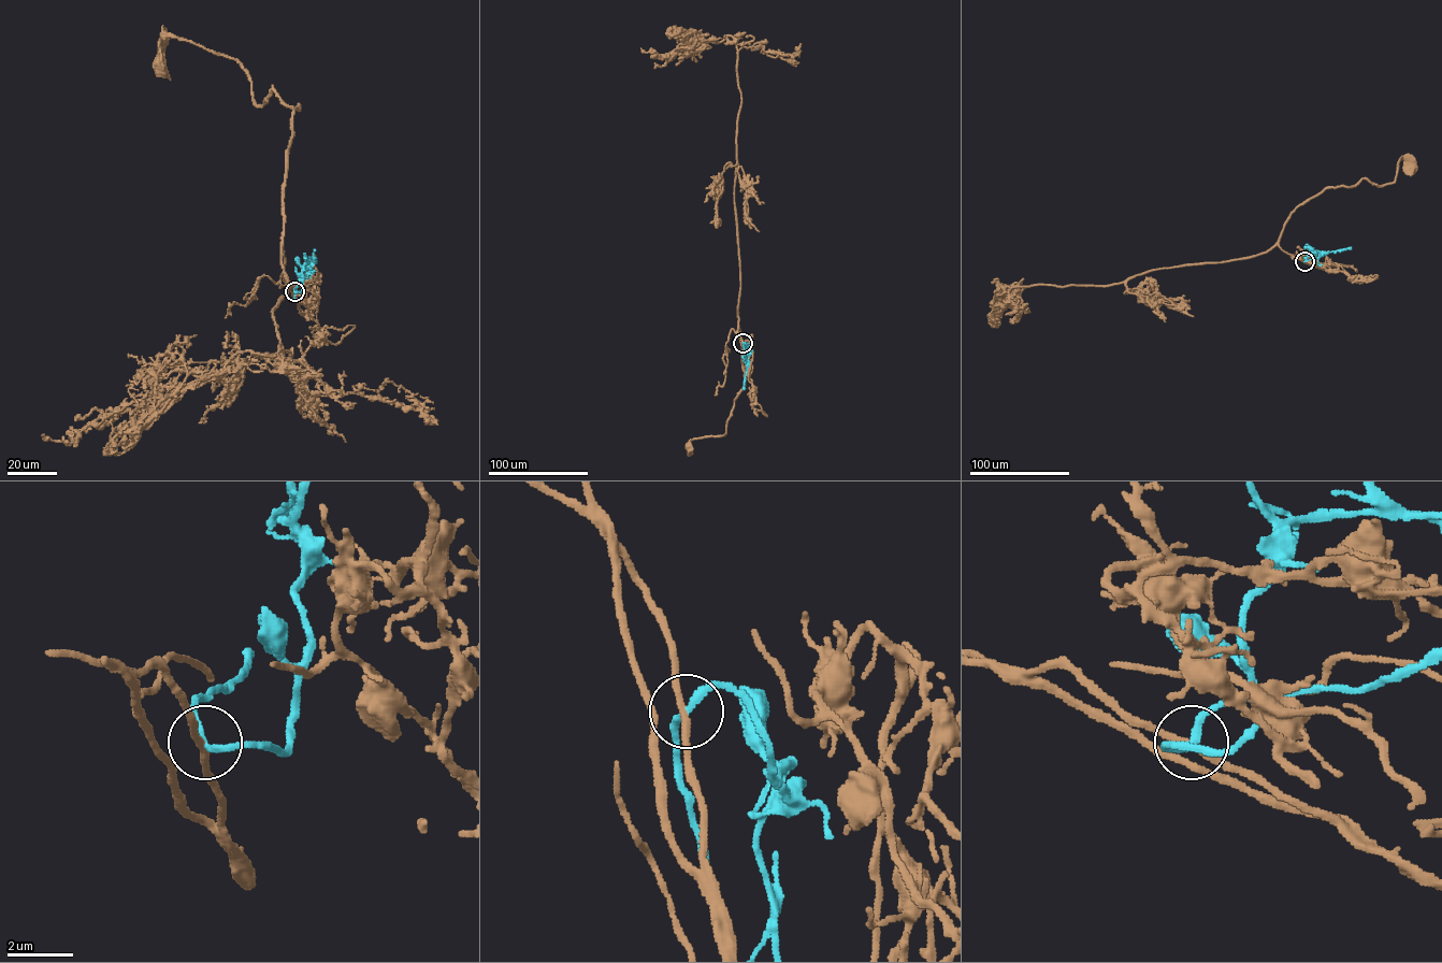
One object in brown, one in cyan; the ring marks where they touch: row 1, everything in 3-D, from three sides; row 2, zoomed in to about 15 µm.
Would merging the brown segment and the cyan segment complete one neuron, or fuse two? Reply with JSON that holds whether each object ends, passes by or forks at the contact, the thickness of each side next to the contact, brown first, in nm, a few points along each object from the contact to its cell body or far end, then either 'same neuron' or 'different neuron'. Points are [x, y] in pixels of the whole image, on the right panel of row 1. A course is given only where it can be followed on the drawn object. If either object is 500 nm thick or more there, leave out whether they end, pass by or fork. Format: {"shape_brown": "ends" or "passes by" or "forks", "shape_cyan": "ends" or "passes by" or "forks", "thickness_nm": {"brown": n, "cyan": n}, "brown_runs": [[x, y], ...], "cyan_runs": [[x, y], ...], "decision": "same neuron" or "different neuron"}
{"shape_brown": "passes by", "shape_cyan": "passes by", "thickness_nm": {"brown": 200, "cyan": 200}, "brown_runs": [[1304, 261], [1278, 243], [1297, 206], [1363, 178], [1392, 184], [1401, 158], [1408, 171]], "cyan_runs": [[1304, 261], [1308, 255], [1351, 247]], "decision": "same neuron"}

